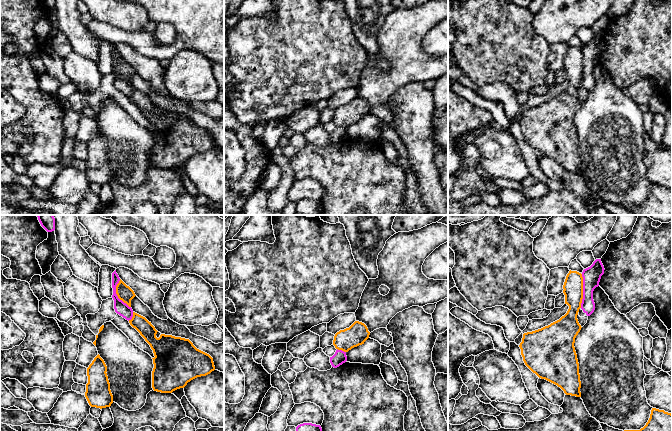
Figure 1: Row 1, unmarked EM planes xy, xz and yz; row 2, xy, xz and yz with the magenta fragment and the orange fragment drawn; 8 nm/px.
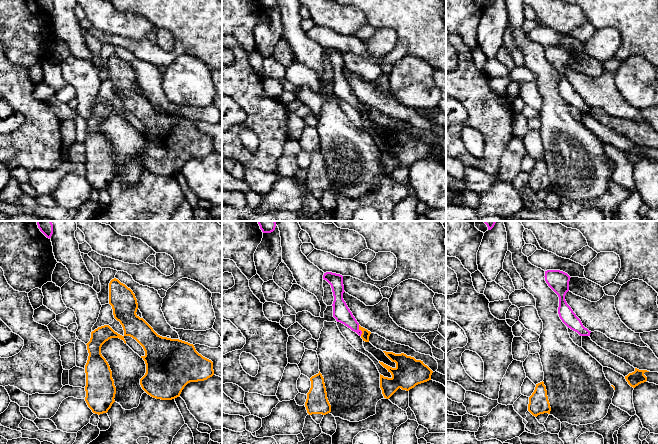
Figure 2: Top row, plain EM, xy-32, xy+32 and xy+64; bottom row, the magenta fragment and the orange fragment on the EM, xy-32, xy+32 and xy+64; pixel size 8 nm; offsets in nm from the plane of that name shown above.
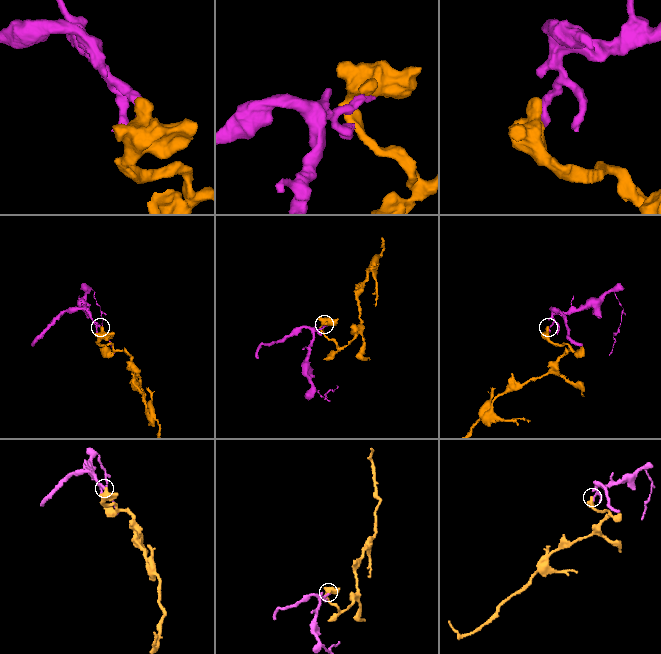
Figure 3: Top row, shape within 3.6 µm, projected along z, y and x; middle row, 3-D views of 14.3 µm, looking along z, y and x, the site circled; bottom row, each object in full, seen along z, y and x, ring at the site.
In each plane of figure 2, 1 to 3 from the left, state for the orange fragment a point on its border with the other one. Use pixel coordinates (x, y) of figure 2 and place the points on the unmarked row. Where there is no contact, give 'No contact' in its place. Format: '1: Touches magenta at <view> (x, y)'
1: No contact
2: Touches magenta at xy+32 (360, 106)
3: No contact

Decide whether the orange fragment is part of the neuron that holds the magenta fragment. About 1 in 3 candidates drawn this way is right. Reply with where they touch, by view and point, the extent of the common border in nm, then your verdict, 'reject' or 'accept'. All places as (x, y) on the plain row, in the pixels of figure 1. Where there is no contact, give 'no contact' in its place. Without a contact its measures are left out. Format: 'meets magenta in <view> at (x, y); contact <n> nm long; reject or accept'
meets magenta in yz at (583, 67); contact 280 nm long; reject

